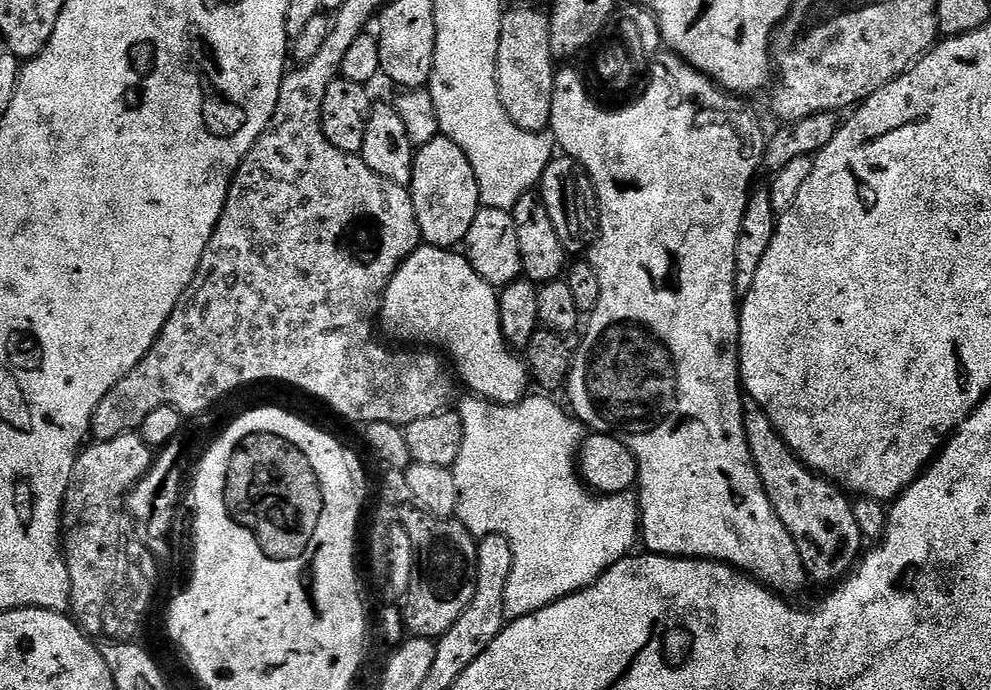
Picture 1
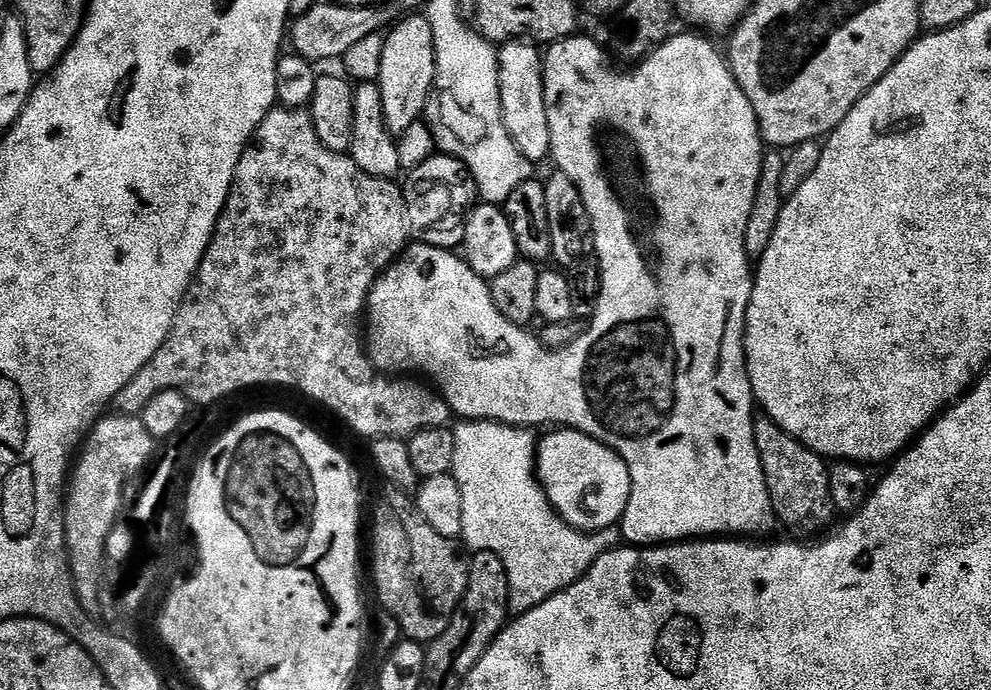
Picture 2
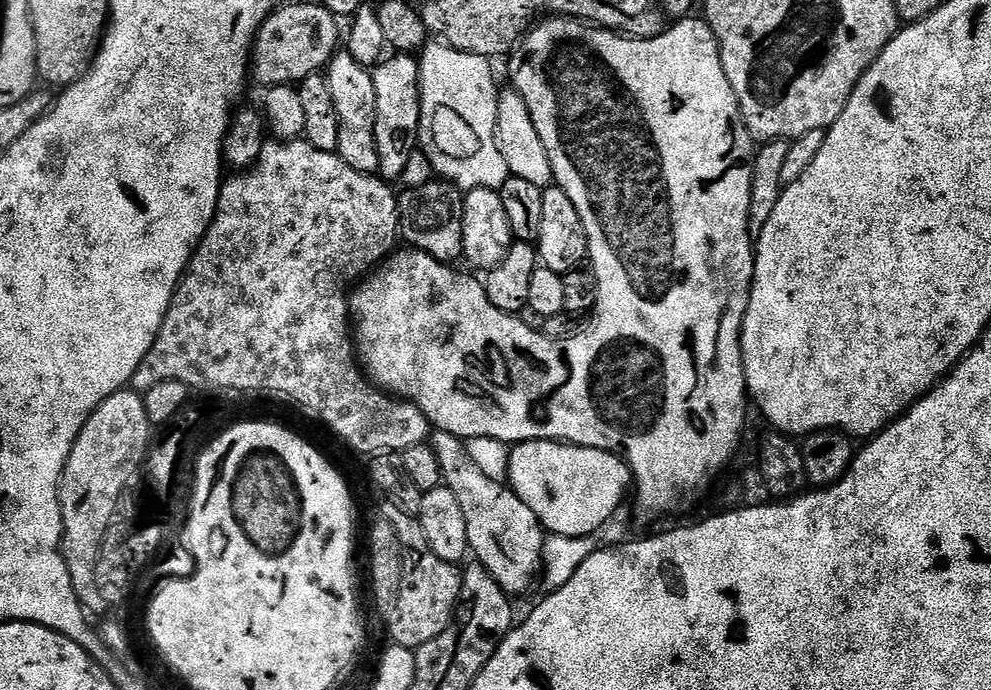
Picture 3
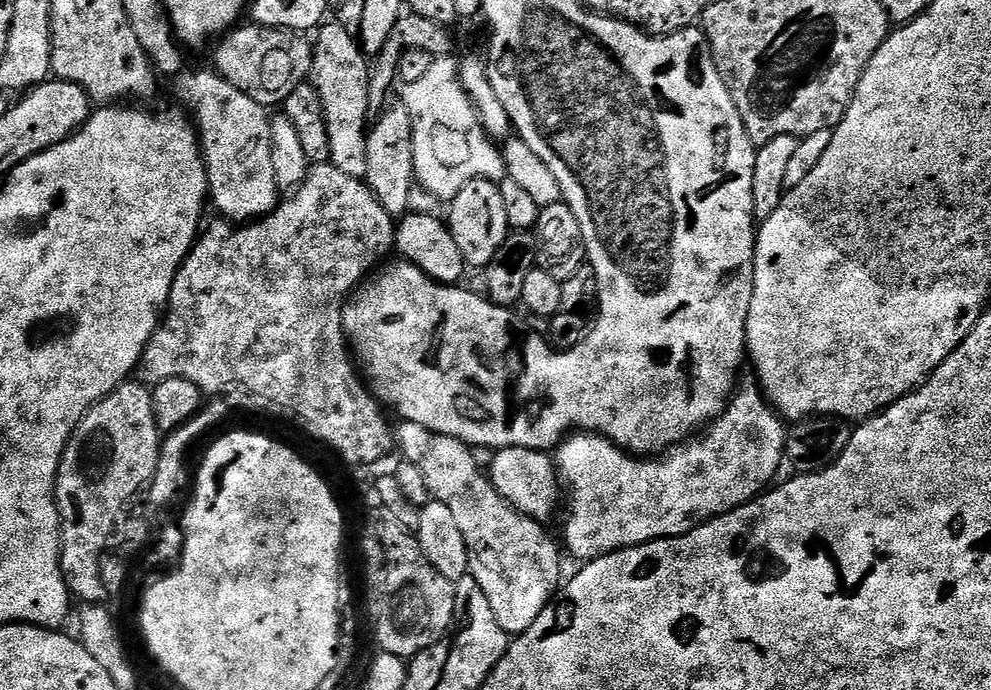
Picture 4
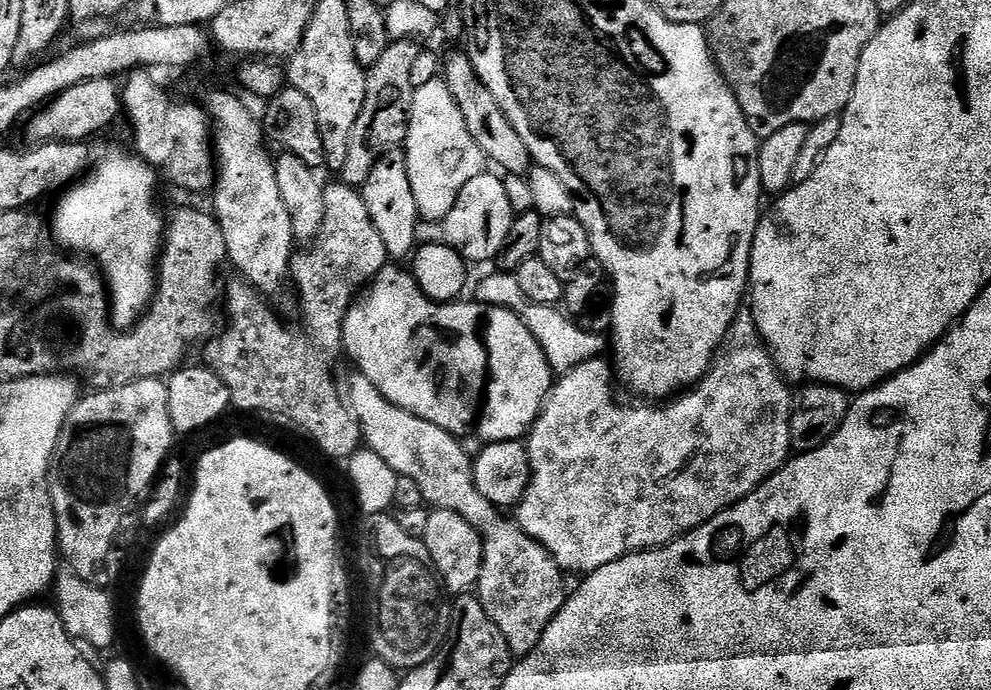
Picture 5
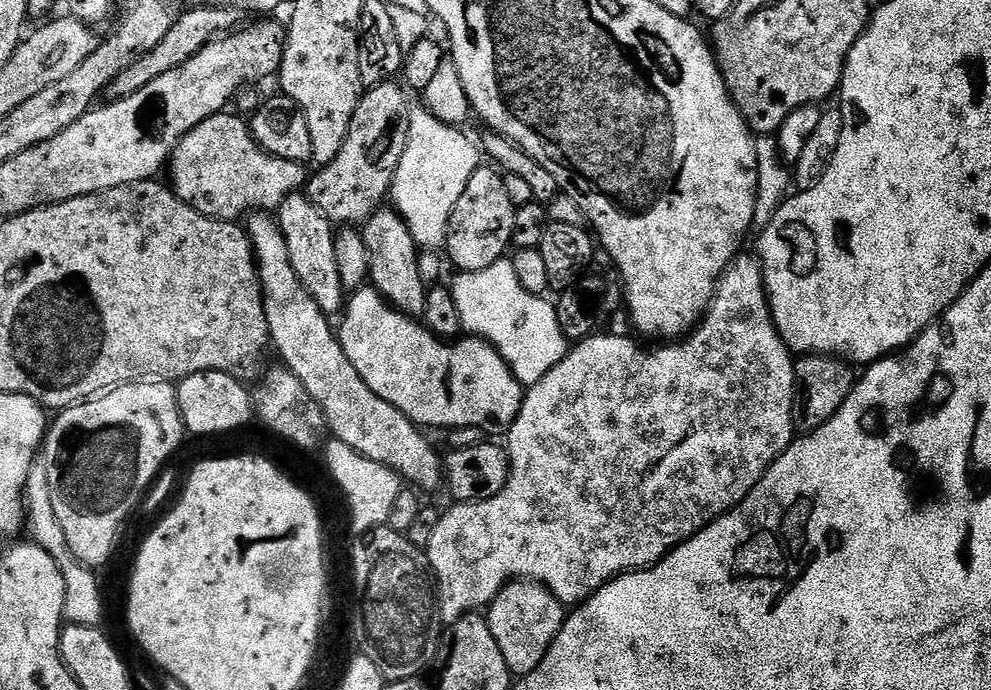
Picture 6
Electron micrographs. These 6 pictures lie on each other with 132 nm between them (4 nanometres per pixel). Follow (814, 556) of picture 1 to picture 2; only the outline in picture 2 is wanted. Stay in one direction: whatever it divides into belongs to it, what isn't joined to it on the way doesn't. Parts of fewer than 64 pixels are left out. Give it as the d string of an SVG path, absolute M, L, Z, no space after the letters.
M767 418L756 420L754 442L758 446L758 458L766 474L766 490L770 490L770 502L777 521L785 524L790 531L797 532L792 534L800 538L812 538L820 534L815 532L822 531L831 522L832 516L837 515L832 505L829 465L825 457L802 446Z

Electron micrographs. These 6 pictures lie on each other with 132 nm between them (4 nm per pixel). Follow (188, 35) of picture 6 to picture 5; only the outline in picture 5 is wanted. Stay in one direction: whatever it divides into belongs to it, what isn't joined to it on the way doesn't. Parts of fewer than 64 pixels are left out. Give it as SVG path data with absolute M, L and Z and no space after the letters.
M94 78L94 82L82 82L78 86L70 86L61 96L55 96L35 113L37 115L28 124L28 136L36 144L49 144L55 140L64 144L77 144L91 141L91 136L104 132L116 119L122 116L122 88L112 78Z

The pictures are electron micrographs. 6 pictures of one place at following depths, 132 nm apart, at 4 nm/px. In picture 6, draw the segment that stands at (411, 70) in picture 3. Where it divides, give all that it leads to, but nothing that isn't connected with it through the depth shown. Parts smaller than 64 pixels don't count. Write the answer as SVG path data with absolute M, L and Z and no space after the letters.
M381 206L362 226L362 235L368 251L368 275L375 288L397 312L413 318L423 317L428 288L418 274L418 245L410 234L404 219L392 206Z

